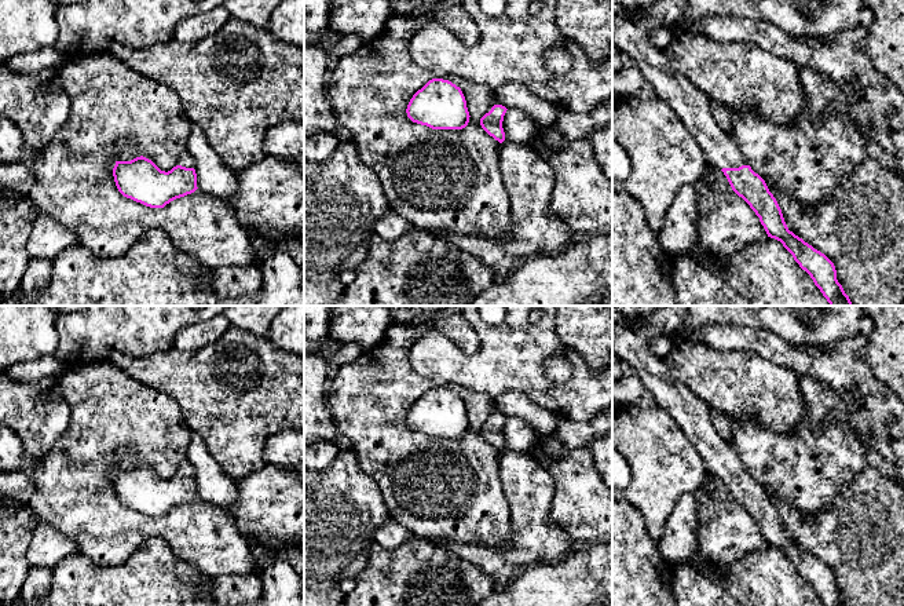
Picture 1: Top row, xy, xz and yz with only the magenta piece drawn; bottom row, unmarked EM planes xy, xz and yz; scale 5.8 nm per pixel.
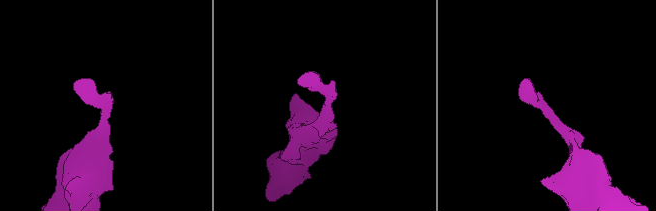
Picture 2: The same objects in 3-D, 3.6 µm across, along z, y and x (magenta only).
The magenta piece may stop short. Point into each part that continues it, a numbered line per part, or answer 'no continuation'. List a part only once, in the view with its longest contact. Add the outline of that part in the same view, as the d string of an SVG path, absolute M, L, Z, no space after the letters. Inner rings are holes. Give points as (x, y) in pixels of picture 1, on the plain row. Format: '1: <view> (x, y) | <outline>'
1: yz (632, 340) | M665 306L640 322L625 320L612 324L612 351L629 362L644 387L696 446L706 472L722 477L749 474L729 443L710 419L709 405L685 384L671 377L663 358L651 350L651 342L676 331L688 306Z

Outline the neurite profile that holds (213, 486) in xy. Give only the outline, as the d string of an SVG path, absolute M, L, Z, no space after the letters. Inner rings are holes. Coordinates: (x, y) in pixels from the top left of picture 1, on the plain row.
M191 432L186 459L194 467L197 496L219 508L230 507L237 500L235 483L222 471L204 441Z

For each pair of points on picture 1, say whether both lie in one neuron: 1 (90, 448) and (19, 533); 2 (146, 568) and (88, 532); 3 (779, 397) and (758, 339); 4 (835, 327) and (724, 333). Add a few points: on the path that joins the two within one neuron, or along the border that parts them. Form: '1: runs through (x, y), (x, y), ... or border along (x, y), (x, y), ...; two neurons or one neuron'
1: border along (26, 506), (40, 519); two neurons
2: border along (154, 537), (147, 537), (120, 563), (97, 565); two neurons
3: border along (734, 349), (753, 350), (794, 371); two neurons
4: border along (739, 325), (769, 329), (798, 349); two neurons

